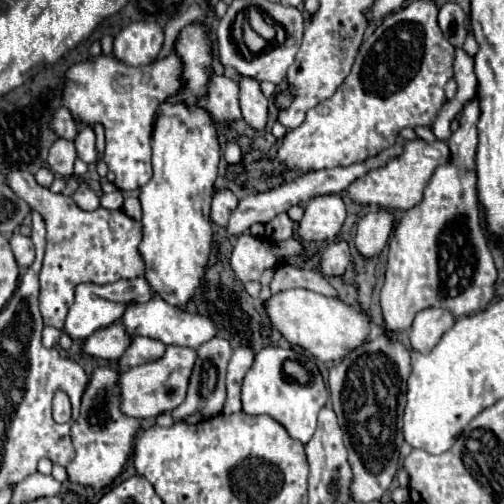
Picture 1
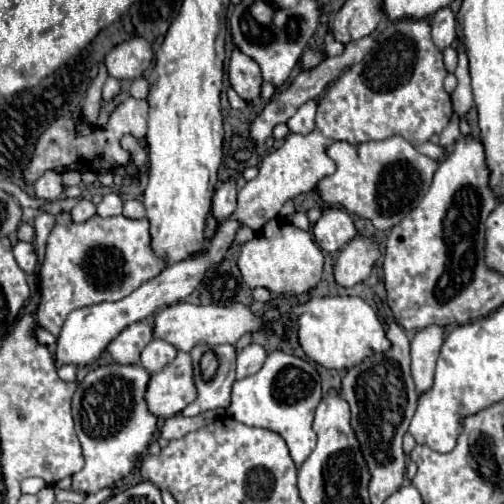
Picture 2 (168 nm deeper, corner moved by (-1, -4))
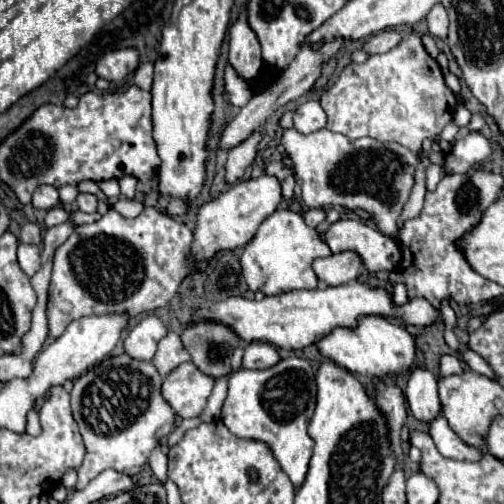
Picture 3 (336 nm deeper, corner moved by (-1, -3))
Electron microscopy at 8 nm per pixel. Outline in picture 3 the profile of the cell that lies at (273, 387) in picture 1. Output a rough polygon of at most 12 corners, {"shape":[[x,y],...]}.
{"shape":[[303,358],[237,370],[221,420],[269,444],[297,488],[315,444]]}

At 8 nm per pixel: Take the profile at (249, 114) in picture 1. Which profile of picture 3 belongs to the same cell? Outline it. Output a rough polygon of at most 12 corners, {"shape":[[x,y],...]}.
{"shape":[[245,12],[231,26],[229,64],[243,80],[263,70]]}

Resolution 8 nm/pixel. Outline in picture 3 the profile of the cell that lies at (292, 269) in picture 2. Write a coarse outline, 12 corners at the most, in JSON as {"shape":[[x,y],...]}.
{"shape":[[275,210],[243,248],[247,286],[313,290],[331,250],[299,212]]}

